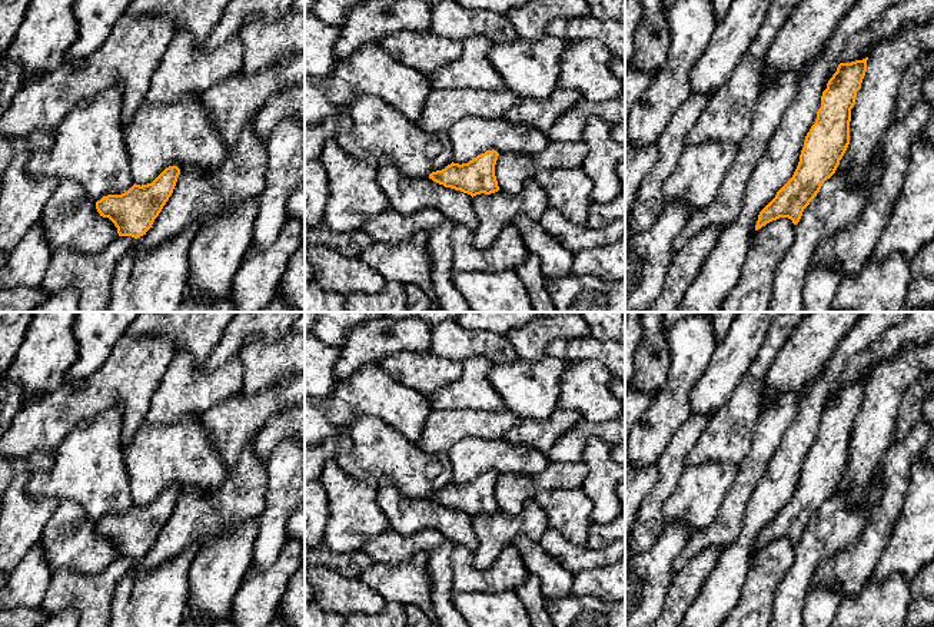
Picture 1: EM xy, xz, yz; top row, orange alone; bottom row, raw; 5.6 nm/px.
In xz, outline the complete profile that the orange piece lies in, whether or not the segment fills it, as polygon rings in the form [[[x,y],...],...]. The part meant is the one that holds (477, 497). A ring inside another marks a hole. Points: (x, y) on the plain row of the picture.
[[[486,471],[468,484],[452,482],[445,490],[432,492],[429,500],[472,518],[481,514],[491,515],[499,511],[495,497],[498,477],[496,471]]]

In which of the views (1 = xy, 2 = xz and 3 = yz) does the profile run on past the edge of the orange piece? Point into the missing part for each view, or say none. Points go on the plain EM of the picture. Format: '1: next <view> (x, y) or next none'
1: next none
2: next none
3: next none

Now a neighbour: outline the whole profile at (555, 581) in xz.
[[[526,537],[513,540],[513,547],[529,571],[541,581],[545,598],[565,598],[572,596],[574,573],[566,571],[556,560],[549,557],[539,543],[532,543]]]

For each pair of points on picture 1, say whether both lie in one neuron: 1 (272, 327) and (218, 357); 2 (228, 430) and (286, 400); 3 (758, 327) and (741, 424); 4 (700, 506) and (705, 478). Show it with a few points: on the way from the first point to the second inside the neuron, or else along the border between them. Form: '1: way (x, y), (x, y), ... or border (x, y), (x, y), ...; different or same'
1: way (259, 327), (248, 327), (230, 344); same
2: way (242, 417), (272, 401); same
3: border (767, 334), (753, 364), (733, 392); different
4: way (700, 498), (704, 485); same

